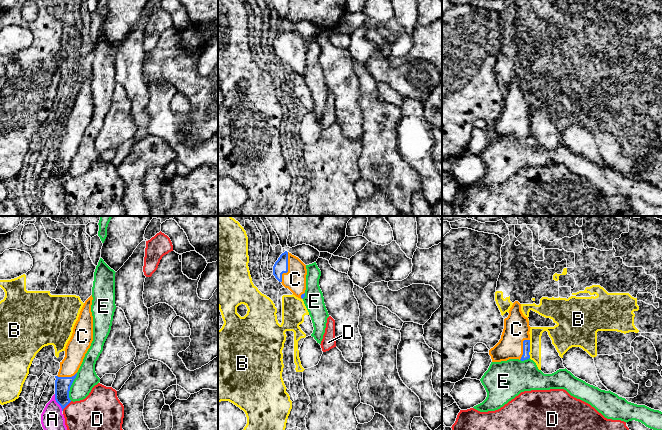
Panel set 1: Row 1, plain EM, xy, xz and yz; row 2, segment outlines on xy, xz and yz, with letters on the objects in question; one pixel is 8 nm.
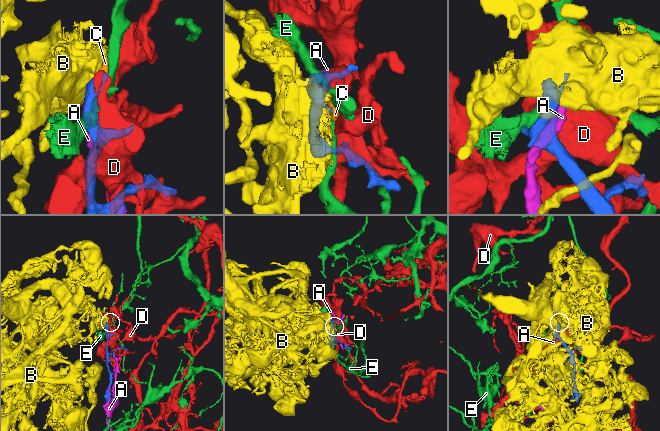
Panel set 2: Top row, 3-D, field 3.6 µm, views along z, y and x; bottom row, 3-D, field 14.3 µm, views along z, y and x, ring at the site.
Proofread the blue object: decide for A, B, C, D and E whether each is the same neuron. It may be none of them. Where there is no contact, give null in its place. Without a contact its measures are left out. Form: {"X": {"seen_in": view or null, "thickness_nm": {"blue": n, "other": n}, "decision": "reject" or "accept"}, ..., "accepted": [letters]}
{"A": {"seen_in": "xy", "thickness_nm": {"blue": 130, "other": 180}, "decision": "reject"}, "B": {"seen_in": "yz", "thickness_nm": {"blue": 60, "other": 120}, "decision": "reject"}, "C": {"seen_in": "xz", "thickness_nm": {"blue": 110, "other": 180}, "decision": "accept"}, "D": {"seen_in": "xy", "thickness_nm": {"blue": 130, "other": 280}, "decision": "reject"}, "E": {"seen_in": "xy", "thickness_nm": {"blue": 130, "other": 170}, "decision": "reject"}, "accepted": ["C"]}

